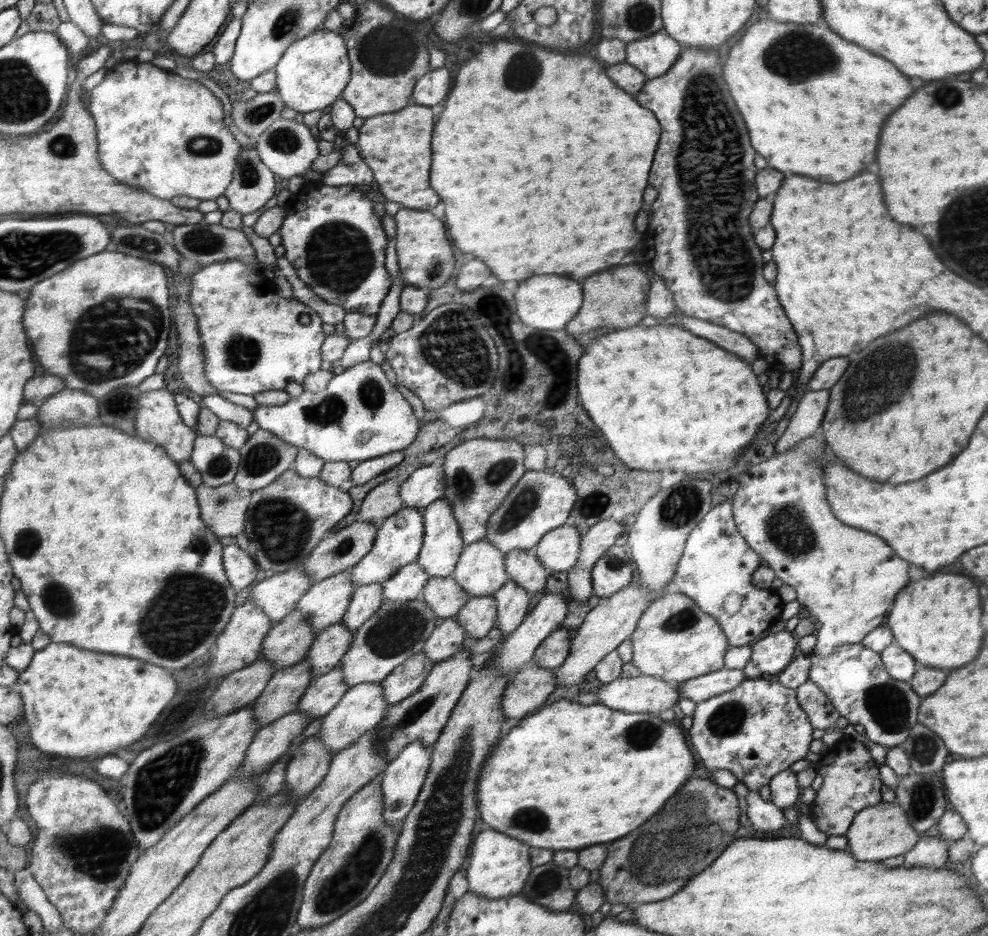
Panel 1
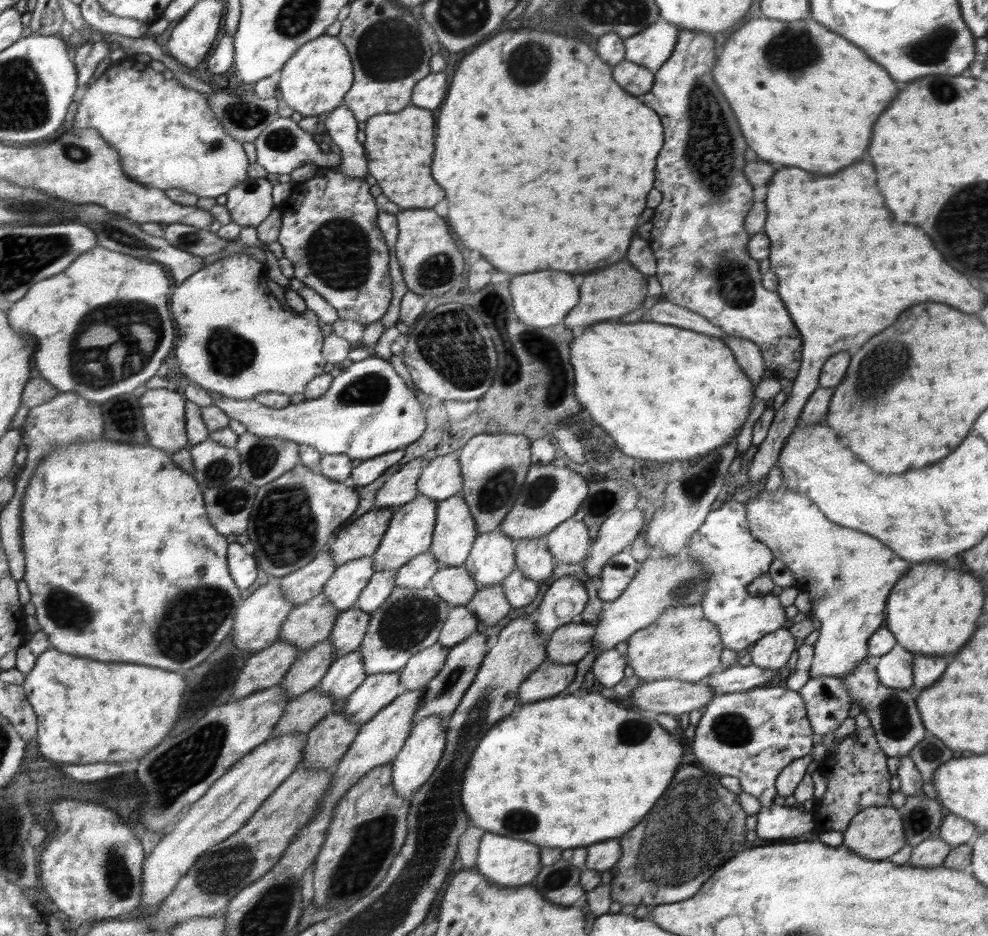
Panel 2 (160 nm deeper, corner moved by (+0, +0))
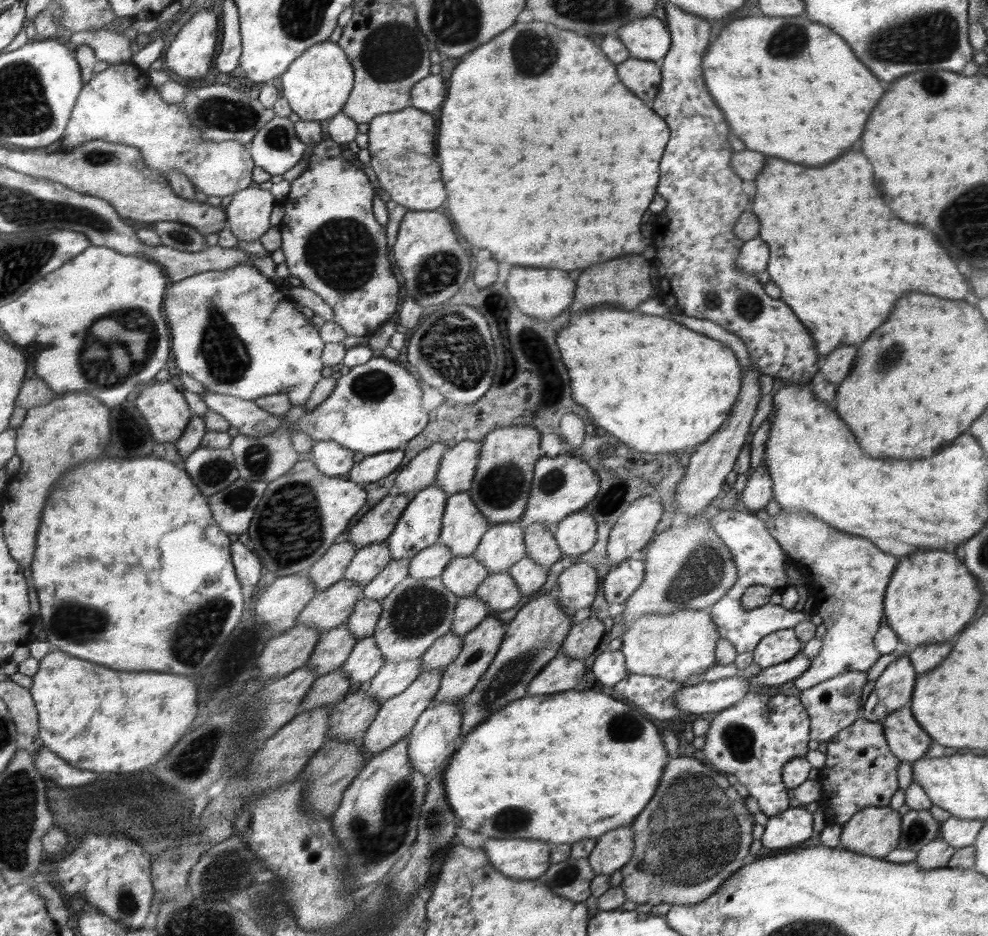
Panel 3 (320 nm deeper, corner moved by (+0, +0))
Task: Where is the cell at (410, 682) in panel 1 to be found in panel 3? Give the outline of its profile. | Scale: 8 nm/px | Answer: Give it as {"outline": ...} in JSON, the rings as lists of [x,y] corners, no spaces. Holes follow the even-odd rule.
{"outline":[[[450,630],[448,635],[441,636],[432,647],[422,655],[421,673],[434,669],[444,669],[460,654],[463,640]]]}

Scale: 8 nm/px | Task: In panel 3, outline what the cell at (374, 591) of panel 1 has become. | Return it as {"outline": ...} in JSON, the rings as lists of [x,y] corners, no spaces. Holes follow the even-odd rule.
{"outline":[[[411,559],[391,560],[363,589],[363,596],[368,600],[381,601],[409,576]]]}

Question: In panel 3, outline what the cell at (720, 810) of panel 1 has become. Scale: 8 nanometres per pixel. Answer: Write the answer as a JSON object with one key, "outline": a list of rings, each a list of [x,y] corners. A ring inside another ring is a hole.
{"outline":[[[681,756],[668,761],[668,764],[664,767],[660,786],[656,790],[656,796],[650,800],[650,804],[646,804],[646,808],[640,812],[640,816],[632,824],[632,830],[634,830],[632,832],[632,838],[634,838],[632,859],[620,869],[620,874],[622,874],[620,888],[624,891],[626,900],[636,902],[637,905],[650,904],[650,906],[658,906],[662,902],[672,905],[692,905],[706,900],[724,884],[726,878],[730,878],[738,868],[742,868],[744,858],[748,856],[748,848],[750,848],[750,844],[754,841],[752,829],[755,824],[752,812],[746,806],[746,800],[742,799],[739,796],[739,792],[728,782],[725,773],[713,768],[707,762],[699,761],[695,757]]]}

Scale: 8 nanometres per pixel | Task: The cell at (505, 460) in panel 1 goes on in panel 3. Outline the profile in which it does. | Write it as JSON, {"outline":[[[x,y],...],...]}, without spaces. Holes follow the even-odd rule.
{"outline":[[[512,426],[489,432],[480,441],[480,462],[477,464],[476,478],[469,488],[473,503],[489,521],[490,525],[513,523],[521,519],[528,506],[533,484],[533,472],[543,458],[541,453],[540,430],[526,426]]]}

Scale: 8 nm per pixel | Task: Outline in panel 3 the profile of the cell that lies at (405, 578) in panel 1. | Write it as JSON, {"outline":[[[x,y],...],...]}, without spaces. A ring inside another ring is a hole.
{"outline":[[[436,542],[411,558],[409,576],[412,578],[434,578],[444,572],[446,565],[452,559],[450,549]]]}

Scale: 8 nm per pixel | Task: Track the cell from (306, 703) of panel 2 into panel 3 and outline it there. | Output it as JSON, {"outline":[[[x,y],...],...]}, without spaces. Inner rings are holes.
{"outline":[[[338,667],[328,674],[318,676],[316,682],[306,693],[299,713],[339,702],[344,698],[350,686],[351,680],[342,667]]]}

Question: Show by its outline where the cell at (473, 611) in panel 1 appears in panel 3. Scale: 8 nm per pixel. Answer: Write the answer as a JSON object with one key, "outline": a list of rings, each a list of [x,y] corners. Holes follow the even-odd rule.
{"outline":[[[508,571],[489,573],[474,596],[489,606],[490,616],[496,616],[500,611],[507,611],[516,606],[523,597]]]}

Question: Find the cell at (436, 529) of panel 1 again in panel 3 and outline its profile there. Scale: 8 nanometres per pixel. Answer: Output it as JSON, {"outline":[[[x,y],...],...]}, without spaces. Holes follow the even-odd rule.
{"outline":[[[469,491],[448,495],[448,506],[445,507],[444,514],[444,529],[437,542],[447,546],[453,558],[467,557],[477,550],[485,532],[489,530],[489,525],[489,521],[473,503]]]}

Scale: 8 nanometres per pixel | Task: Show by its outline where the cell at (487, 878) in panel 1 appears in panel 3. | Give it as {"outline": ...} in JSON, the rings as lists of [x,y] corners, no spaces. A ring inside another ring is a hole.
{"outline":[[[488,840],[484,850],[490,864],[512,878],[532,880],[550,868],[550,846],[542,840]]]}

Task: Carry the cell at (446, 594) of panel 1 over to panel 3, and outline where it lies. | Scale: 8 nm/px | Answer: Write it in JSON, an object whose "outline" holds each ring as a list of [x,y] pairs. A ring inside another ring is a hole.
{"outline":[[[473,555],[453,558],[440,574],[446,588],[458,598],[466,598],[476,593],[480,583],[489,576],[489,569]]]}

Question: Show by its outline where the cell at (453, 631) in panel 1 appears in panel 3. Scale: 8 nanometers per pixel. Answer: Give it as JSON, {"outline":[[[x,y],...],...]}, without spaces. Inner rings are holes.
{"outline":[[[477,596],[460,598],[453,618],[453,633],[463,637],[474,630],[486,617],[490,616],[489,606]]]}

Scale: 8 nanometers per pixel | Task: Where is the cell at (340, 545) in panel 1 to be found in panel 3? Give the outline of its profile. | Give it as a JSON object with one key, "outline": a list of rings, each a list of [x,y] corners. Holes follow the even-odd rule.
{"outline":[[[386,495],[377,502],[350,529],[350,542],[357,548],[369,546],[372,543],[382,543],[393,534],[394,527],[409,506],[410,498],[406,495]]]}

